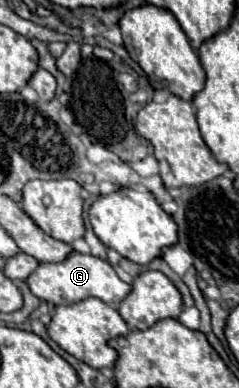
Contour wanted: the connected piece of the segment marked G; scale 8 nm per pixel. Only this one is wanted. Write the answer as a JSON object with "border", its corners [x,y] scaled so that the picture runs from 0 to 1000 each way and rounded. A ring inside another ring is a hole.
{"border":[[[293,649],[276,670],[259,675],[176,675],[159,680],[151,701],[134,701],[134,711],[117,711],[109,732],[126,737],[126,753],[142,763],[159,763],[167,773],[192,773],[209,784],[301,784],[351,768],[418,768],[435,778],[502,778],[536,753],[544,753],[544,732],[510,727],[477,691],[427,670],[402,665],[385,655],[335,655],[335,649]]]}

